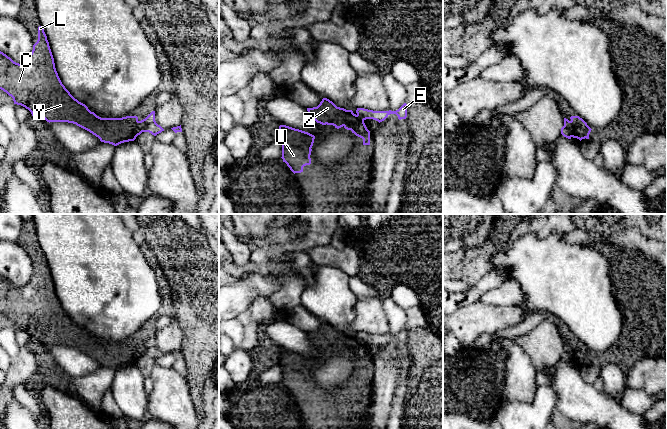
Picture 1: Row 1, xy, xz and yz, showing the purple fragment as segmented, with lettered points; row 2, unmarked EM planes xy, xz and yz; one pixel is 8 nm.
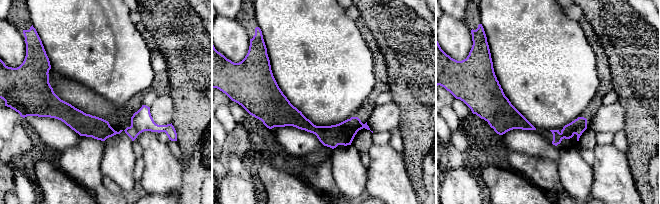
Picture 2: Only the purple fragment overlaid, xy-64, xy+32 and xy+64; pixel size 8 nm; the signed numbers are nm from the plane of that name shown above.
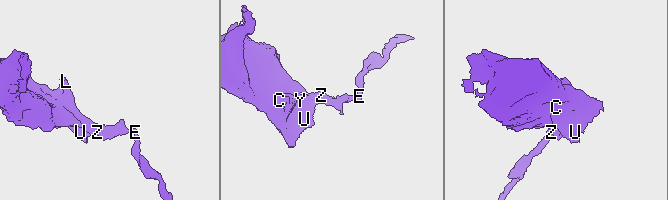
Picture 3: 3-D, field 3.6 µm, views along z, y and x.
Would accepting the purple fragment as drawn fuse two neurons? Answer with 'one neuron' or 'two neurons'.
two neurons

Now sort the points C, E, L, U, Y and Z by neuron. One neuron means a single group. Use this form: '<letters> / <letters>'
C L U Y Z / E

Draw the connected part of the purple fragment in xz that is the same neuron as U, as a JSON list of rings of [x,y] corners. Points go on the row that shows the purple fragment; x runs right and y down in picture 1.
[[[286,125],[279,126],[279,141],[282,145],[282,159],[290,170],[303,172],[303,167],[311,164],[311,151],[315,136]]]

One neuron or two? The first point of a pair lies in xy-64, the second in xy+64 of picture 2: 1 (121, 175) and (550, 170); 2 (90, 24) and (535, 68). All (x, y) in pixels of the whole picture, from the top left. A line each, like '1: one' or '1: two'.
1: two
2: one

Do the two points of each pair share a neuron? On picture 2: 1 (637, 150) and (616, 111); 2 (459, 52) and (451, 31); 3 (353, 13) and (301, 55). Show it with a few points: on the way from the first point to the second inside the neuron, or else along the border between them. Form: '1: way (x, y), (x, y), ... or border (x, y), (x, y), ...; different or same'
1: border (618, 102), (624, 110), (624, 129); different
2: way (458, 47), (453, 36); same
3: border (345, 10), (345, 13), (356, 21); different

